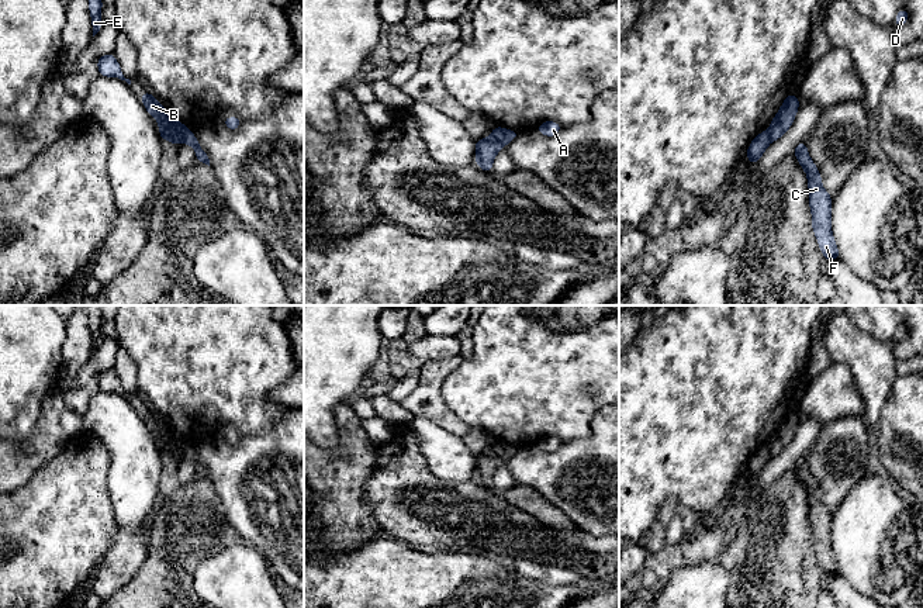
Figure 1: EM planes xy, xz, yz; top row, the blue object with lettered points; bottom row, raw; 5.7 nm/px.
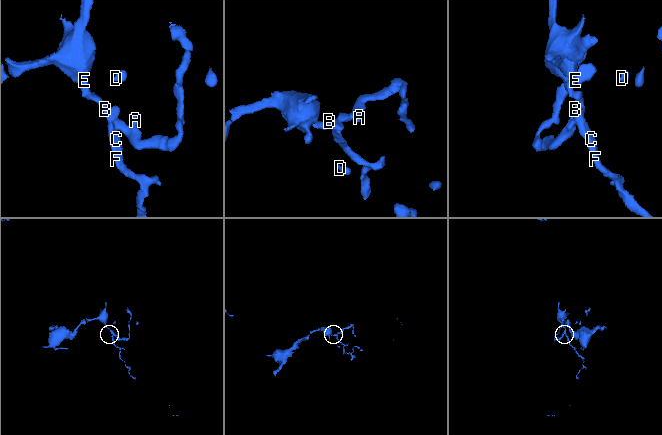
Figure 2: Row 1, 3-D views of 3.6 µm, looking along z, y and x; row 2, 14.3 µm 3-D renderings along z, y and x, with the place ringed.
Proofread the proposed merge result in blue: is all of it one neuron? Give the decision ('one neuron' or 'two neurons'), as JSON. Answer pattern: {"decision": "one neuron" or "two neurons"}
{"decision": "two neurons"}

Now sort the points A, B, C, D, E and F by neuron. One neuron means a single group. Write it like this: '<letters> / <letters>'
A D / B C E F

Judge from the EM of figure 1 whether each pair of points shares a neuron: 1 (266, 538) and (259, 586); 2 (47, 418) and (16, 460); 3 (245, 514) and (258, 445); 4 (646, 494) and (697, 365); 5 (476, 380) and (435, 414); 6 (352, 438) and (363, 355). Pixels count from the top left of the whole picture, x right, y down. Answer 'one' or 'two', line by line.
1: two
2: one
3: one
4: one
5: two
6: two

